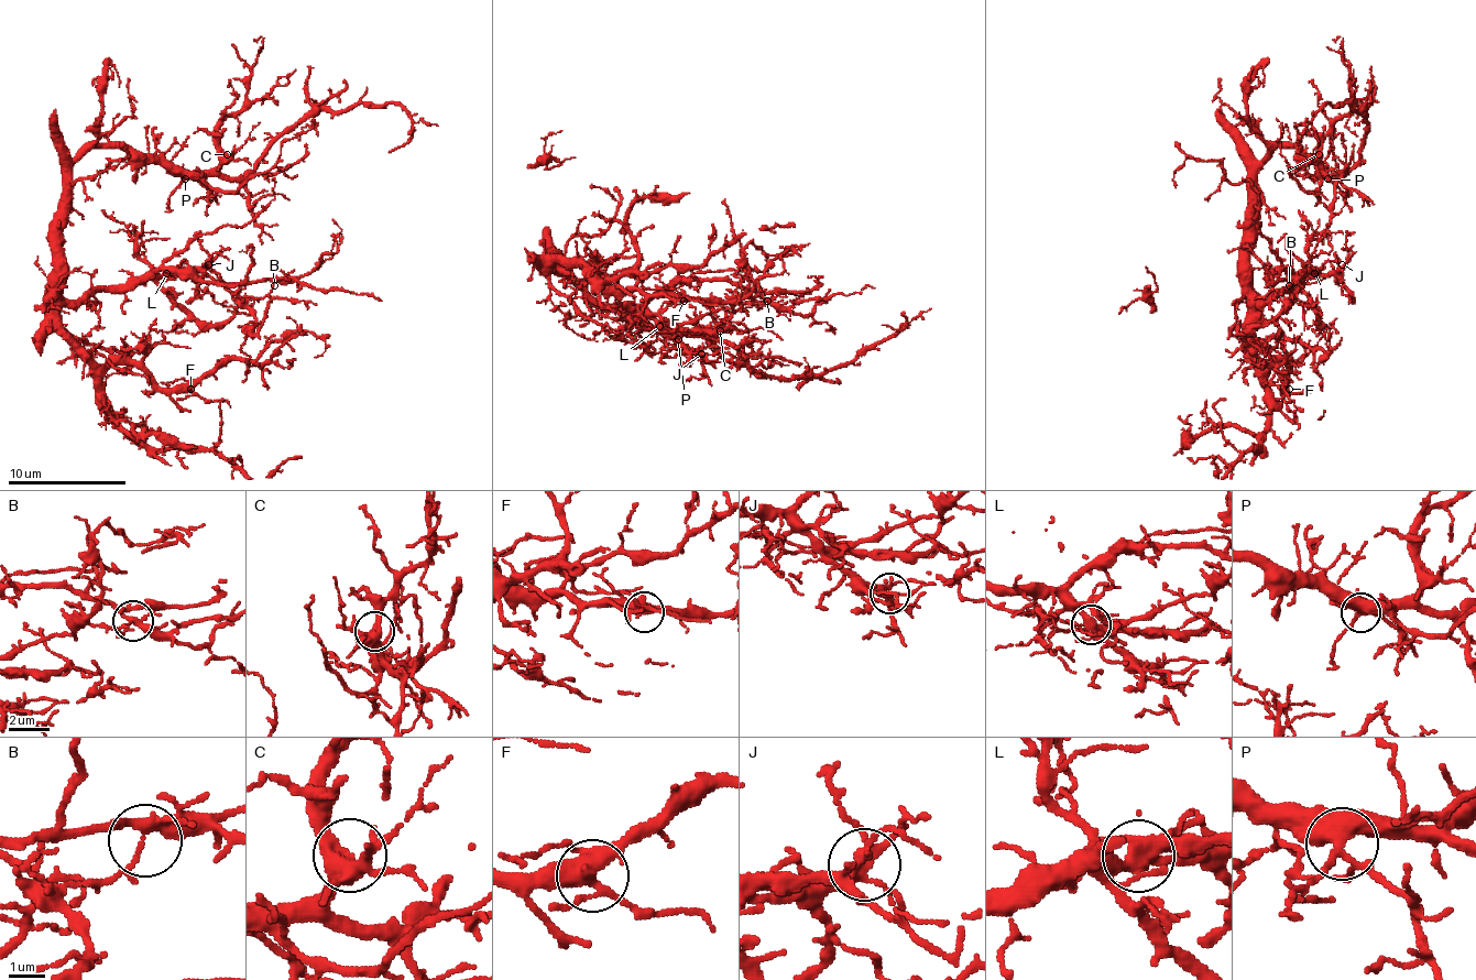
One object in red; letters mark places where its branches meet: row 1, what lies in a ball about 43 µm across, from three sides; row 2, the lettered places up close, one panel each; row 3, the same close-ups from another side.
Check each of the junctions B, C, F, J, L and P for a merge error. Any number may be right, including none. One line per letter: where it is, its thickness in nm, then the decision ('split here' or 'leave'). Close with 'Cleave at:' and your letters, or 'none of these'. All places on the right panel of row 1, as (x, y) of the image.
B: place (1289, 285); calibre 240 nm; leave
C: place (1319, 154); calibre 400 nm; leave
F: place (1289, 389); calibre 420 nm; leave
J: place (1342, 264); calibre 280 nm; leave
L: place (1314, 273); calibre 420 nm; split here
P: place (1327, 178); calibre 440 nm; leave
Cleave at: L

